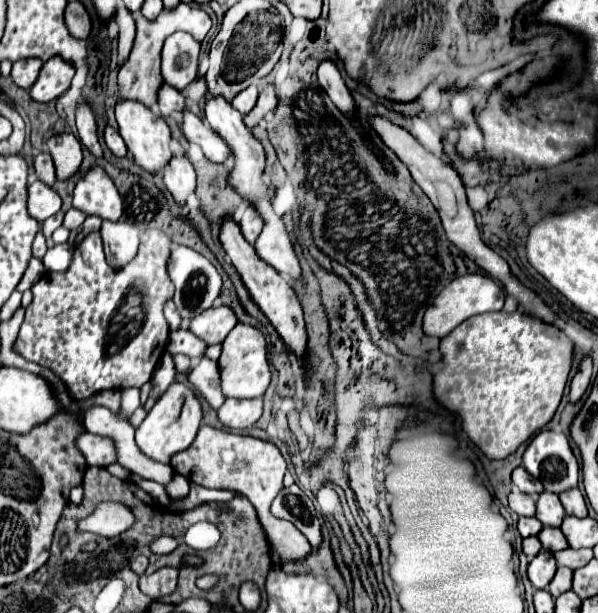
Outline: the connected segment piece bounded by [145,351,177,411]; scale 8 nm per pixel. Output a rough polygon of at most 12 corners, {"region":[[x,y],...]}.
{"region":[[163,353],[153,377],[145,409],[175,381],[177,369],[171,353]]}

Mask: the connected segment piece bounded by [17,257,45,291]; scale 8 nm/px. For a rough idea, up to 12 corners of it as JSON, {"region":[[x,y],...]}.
{"region":[[33,257],[17,289],[31,289],[45,273],[43,261]]}

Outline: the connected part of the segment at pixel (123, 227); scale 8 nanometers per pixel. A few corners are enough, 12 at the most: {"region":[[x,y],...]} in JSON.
{"region":[[103,221],[101,237],[111,267],[129,263],[139,229],[127,221]]}

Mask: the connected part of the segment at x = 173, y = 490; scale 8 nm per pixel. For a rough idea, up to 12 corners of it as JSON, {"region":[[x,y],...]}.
{"region":[[179,475],[175,483],[167,485],[173,499],[185,499],[189,495],[189,481]]}

